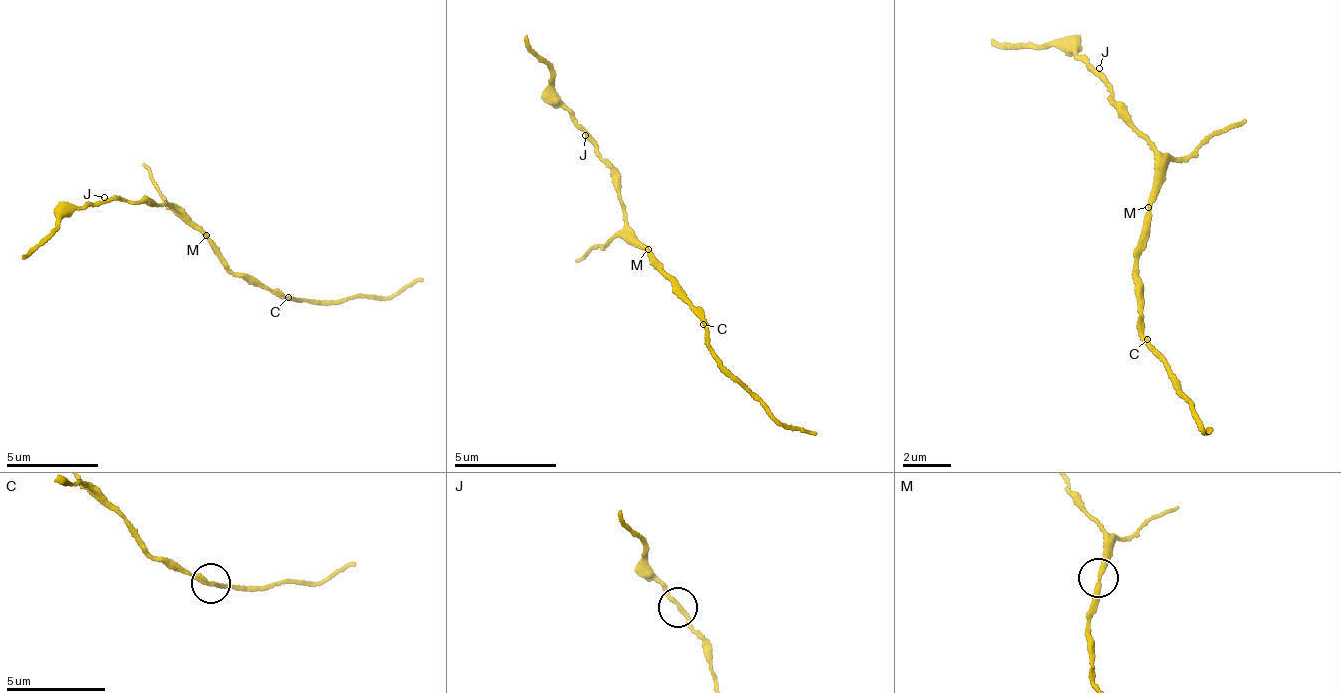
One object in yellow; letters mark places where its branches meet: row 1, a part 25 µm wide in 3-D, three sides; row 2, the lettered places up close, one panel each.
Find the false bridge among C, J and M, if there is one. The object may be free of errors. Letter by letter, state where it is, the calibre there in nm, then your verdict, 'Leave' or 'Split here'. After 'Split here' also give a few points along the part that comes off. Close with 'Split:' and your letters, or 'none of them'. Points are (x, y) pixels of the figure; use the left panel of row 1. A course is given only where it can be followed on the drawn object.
C: Place: (288, 297). Thickness 220 nm. Leave
J: Place: (104, 197). Thickness 190 nm. Leave
M: Place: (206, 235). Thickness 200 nm. Leave
Split: none of them

